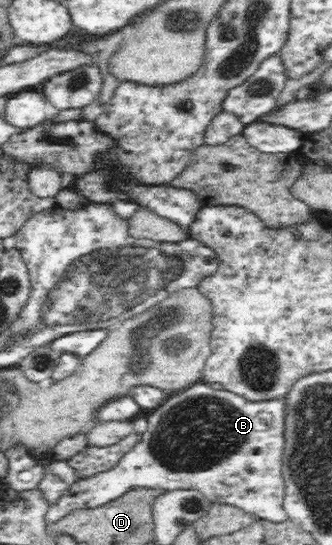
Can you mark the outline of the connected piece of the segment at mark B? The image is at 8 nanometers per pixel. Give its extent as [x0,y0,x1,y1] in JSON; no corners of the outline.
[45,382,288,526]

